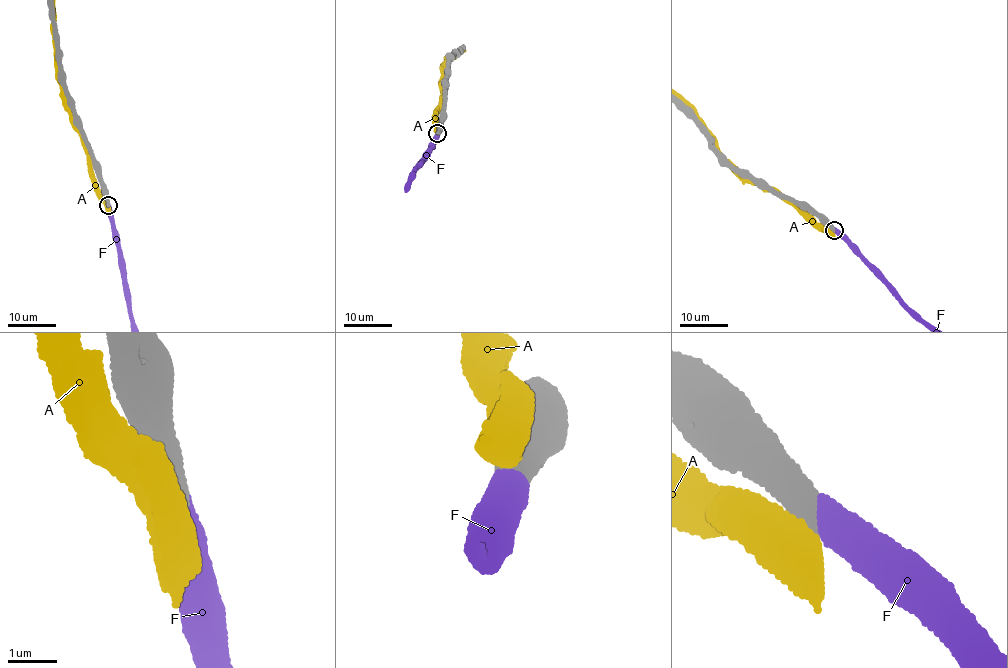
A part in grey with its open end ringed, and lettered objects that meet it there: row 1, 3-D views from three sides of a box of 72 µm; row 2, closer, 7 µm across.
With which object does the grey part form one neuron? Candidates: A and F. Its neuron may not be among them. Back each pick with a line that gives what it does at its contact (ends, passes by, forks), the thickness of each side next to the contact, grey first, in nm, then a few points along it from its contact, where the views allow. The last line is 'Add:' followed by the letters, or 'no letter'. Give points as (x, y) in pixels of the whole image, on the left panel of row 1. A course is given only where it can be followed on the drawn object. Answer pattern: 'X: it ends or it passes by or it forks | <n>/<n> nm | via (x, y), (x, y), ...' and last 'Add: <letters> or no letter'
F: it ends | 550/600 nm
Add: F

